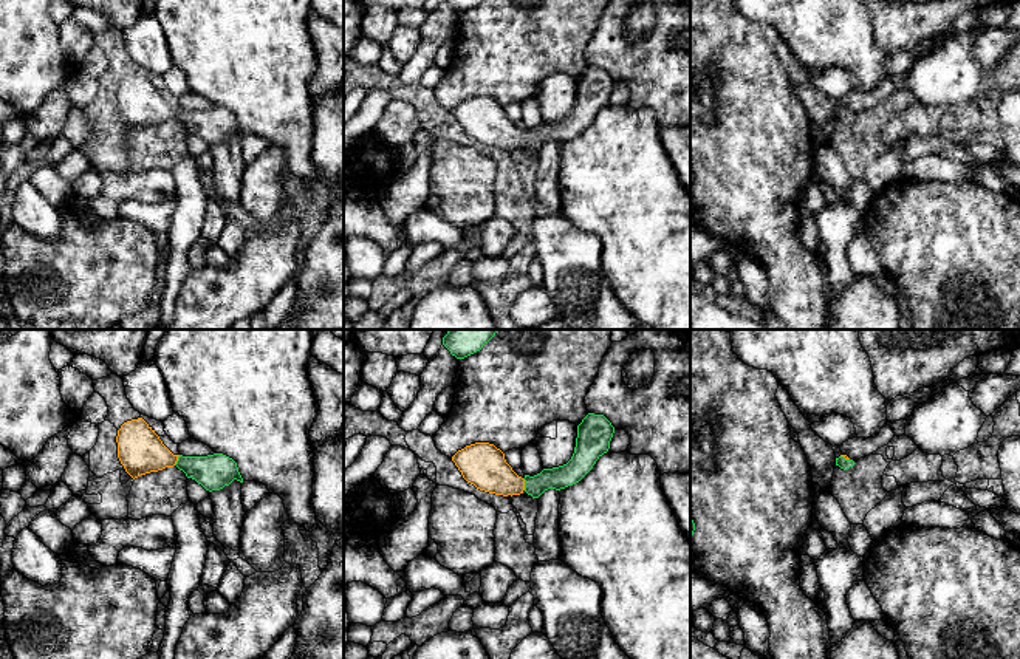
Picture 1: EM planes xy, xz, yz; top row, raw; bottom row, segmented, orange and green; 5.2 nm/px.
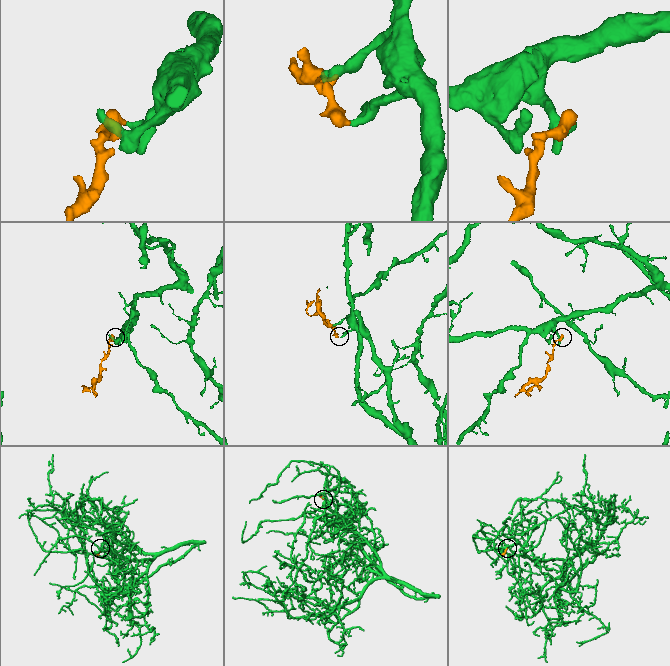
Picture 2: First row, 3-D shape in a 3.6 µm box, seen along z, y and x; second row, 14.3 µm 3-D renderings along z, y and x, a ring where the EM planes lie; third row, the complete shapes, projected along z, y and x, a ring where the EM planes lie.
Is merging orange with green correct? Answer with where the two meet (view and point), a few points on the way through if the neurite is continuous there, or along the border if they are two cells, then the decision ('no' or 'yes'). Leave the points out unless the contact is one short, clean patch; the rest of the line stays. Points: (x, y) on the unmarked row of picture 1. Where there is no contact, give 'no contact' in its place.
contact xz (523, 138); way xz (482, 118), (511, 138), (523, 138), (565, 129); yes

